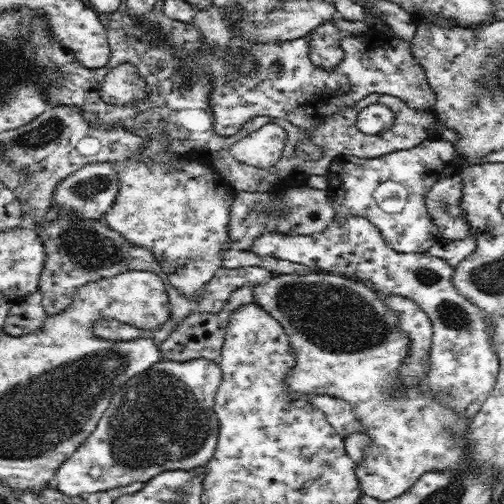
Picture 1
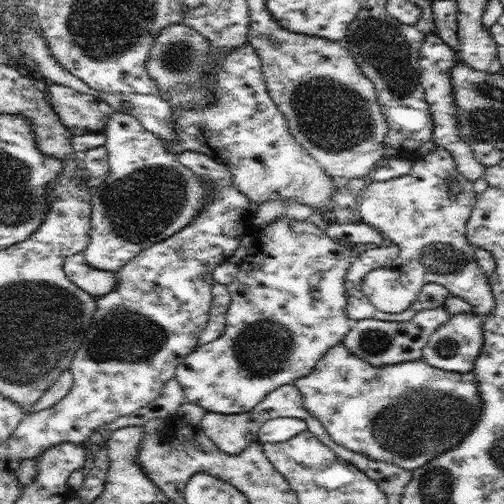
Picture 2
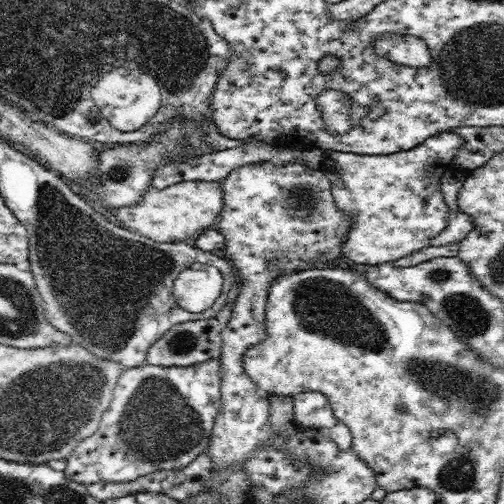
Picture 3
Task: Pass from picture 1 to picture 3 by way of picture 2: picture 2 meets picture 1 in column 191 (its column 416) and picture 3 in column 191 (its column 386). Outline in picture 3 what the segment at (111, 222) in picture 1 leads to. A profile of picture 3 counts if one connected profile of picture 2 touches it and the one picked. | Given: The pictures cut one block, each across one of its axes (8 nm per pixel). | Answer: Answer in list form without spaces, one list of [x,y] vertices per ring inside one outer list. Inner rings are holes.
[[[180,182],[164,190],[158,190],[152,184],[136,206],[116,208],[114,216],[126,226],[126,230],[138,232],[144,238],[150,238],[154,242],[180,244],[198,240],[204,230],[210,230],[218,220],[222,220],[222,208],[222,182]],[[194,264],[178,276],[172,296],[186,312],[200,314],[214,306],[214,302],[222,296],[222,288],[224,278],[218,268],[210,264]]]

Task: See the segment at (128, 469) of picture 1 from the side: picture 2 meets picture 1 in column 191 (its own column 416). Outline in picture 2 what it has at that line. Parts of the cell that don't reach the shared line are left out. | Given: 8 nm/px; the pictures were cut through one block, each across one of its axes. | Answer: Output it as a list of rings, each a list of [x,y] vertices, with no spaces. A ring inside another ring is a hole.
[[[343,344],[327,350],[327,354],[319,358],[315,370],[293,384],[303,396],[303,406],[309,410],[309,414],[321,420],[333,442],[337,442],[341,448],[367,456],[371,462],[389,462],[407,472],[455,450],[475,430],[483,412],[483,398],[473,372],[461,374],[439,370],[421,358],[415,362],[403,362],[399,366],[371,366],[369,362],[353,356]]]

